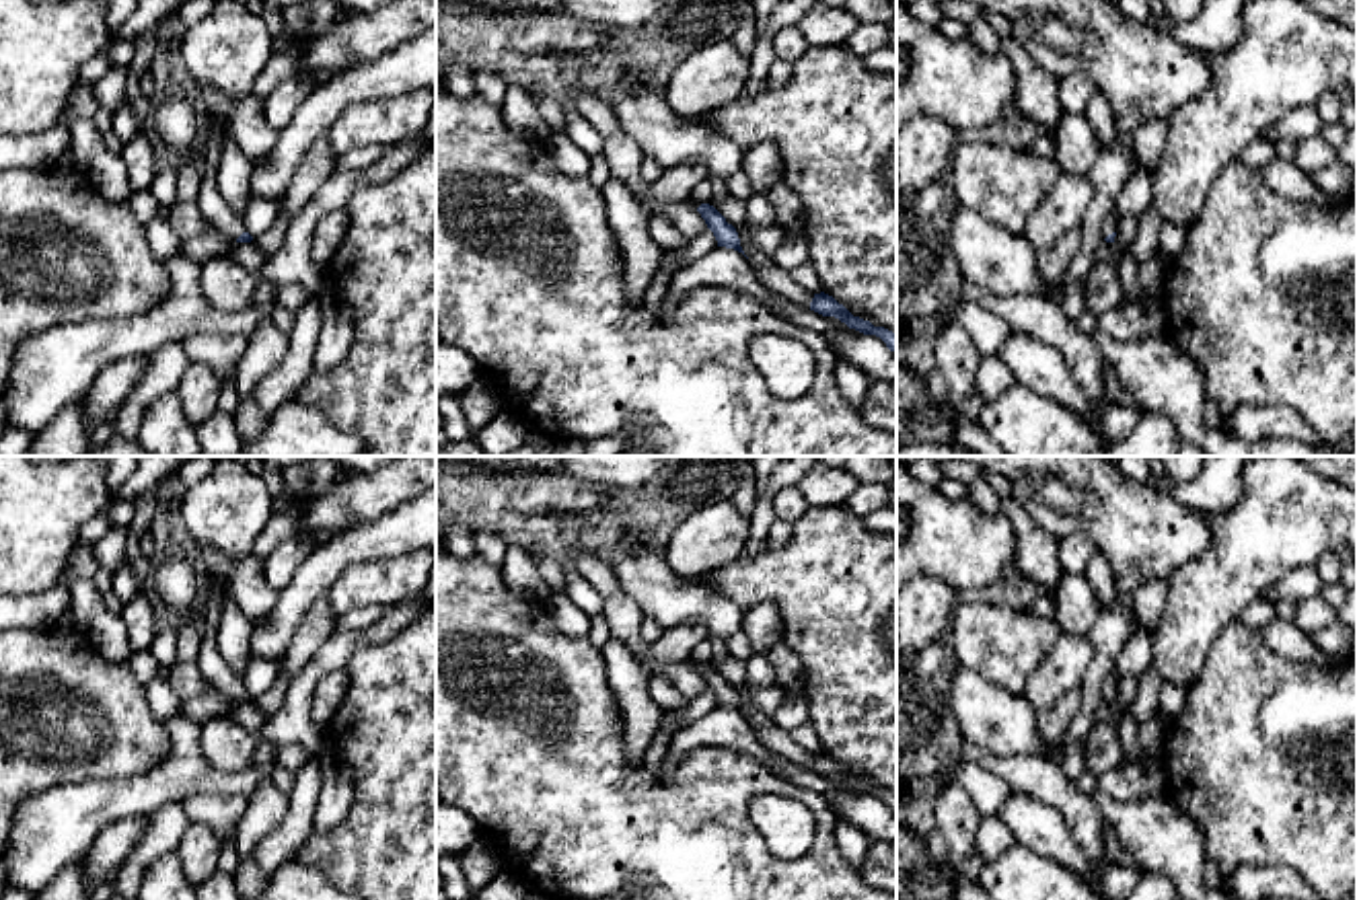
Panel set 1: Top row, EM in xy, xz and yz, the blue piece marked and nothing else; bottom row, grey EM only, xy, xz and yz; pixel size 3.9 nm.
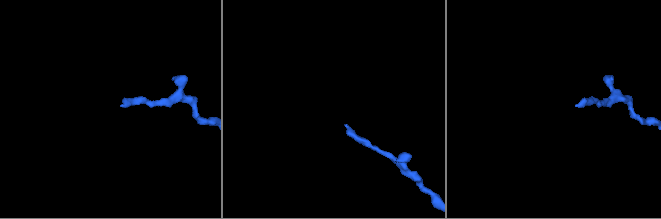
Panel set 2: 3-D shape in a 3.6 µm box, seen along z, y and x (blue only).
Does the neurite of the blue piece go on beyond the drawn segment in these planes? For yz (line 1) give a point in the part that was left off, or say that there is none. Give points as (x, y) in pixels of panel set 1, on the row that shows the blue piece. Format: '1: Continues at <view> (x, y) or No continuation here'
1: Continues at yz (1111, 222)

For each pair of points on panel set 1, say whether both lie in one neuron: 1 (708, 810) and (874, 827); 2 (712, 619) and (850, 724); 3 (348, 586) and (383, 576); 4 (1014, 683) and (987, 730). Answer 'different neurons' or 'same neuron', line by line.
1: different neurons
2: different neurons
3: same neuron
4: different neurons

